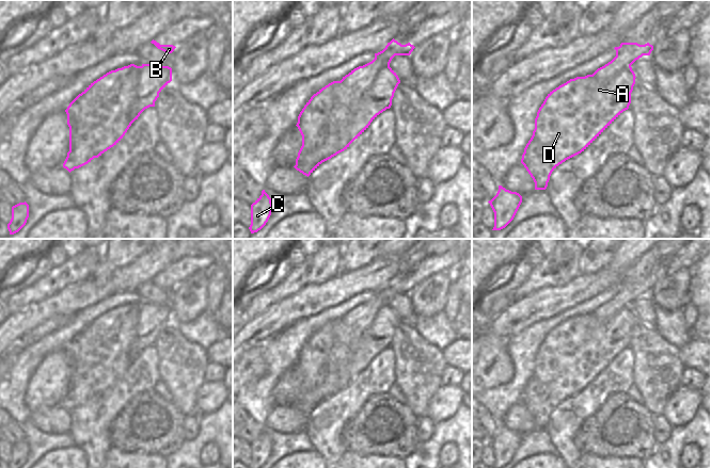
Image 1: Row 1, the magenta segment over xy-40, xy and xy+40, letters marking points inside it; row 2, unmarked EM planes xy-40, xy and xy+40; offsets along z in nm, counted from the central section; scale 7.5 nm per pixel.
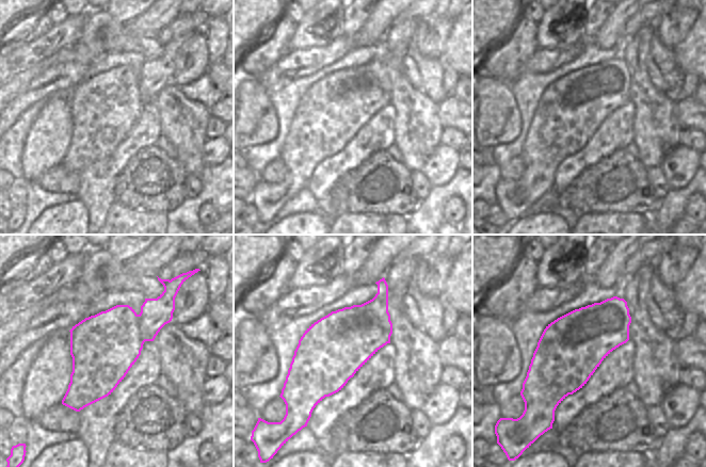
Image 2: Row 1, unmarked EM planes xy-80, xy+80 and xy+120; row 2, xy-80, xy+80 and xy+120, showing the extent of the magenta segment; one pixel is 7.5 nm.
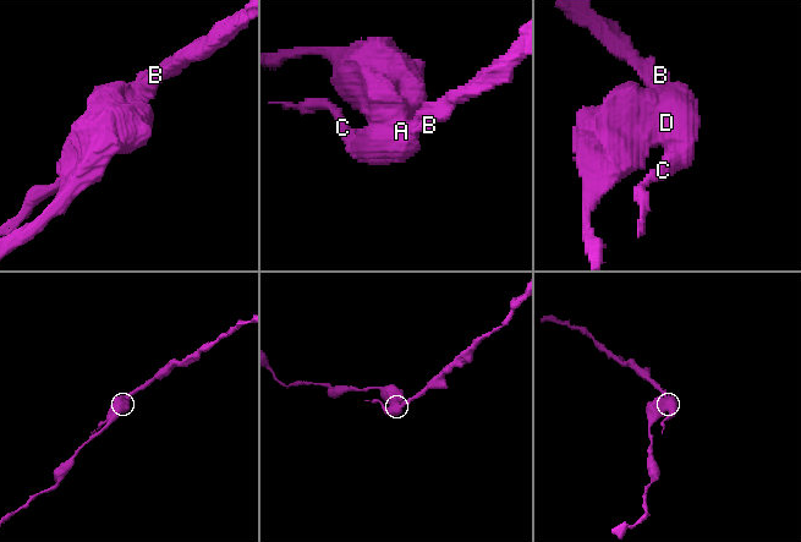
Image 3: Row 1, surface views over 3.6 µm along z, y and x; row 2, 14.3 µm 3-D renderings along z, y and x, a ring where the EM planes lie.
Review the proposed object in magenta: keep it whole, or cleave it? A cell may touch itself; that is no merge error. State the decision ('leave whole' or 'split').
split

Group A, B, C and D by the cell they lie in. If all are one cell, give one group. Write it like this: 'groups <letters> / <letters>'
groups A C D / B

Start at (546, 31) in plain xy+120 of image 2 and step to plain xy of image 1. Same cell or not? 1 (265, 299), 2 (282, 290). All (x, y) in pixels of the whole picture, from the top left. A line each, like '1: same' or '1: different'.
1: same
2: same

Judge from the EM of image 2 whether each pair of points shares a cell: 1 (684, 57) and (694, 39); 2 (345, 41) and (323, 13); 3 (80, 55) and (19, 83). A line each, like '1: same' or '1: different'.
1: same
2: different
3: same

